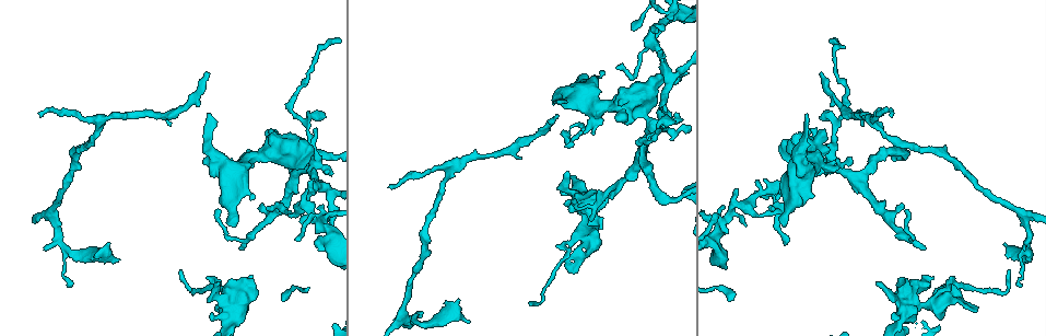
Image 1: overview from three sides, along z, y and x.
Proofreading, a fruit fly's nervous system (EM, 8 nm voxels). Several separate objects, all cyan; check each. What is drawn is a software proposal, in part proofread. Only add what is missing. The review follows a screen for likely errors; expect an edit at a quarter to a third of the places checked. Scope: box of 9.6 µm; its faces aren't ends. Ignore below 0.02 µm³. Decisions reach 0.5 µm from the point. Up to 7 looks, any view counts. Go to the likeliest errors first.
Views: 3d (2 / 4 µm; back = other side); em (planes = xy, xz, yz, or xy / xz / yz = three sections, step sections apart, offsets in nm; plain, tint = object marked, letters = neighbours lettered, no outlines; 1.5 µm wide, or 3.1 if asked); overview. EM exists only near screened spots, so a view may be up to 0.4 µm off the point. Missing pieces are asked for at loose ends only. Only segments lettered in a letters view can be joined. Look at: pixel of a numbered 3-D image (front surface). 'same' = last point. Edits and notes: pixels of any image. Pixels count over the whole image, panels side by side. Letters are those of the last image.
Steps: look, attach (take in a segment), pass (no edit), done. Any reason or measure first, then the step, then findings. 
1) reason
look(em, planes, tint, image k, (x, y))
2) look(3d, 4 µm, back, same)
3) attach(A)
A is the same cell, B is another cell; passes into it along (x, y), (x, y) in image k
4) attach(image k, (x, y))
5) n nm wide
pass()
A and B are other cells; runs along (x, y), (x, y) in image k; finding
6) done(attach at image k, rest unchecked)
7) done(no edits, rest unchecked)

thin end
look(3d, 2 µm, image 1, (569, 202))

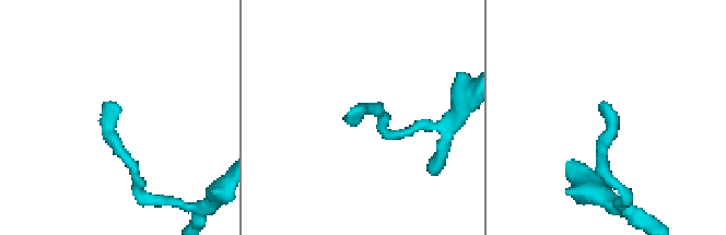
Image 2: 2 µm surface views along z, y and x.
shape alone is not enough
look(em, planes, letters, image 2, (604, 107))

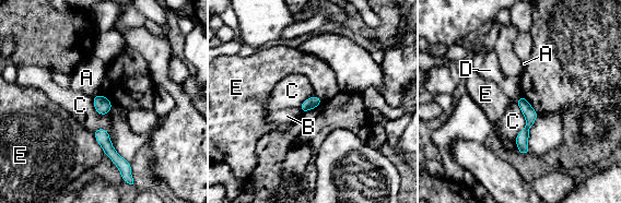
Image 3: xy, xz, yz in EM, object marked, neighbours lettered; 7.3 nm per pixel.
C touches over 280 nm
pass()
A, B, C, D and E are other cells; border along (515, 102), (525, 126), (514, 140) in image 3; none of them fits

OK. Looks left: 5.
free end
look(3d, 4 µm, image 1, (229, 223))

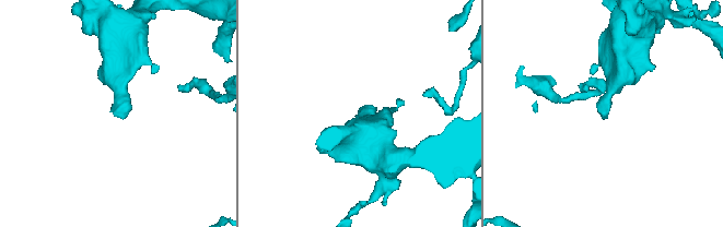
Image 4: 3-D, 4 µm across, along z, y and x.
now the EM
look(em, planes, letters, image 4, (358, 112))

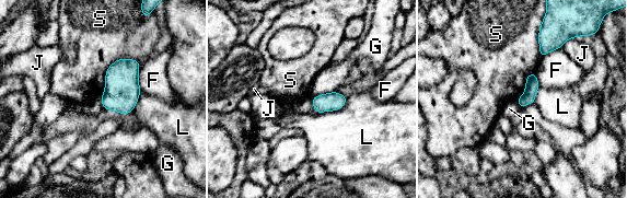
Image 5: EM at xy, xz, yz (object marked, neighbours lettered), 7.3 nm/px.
S touches over 400 nm
pass()
F, G, J, L and S are other cells; border along (139, 61), (117, 58), (99, 98) in image 5; none of them fits

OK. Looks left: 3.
end of a long branch
look(em, xz, step 4, tint, image 1, (820, 74))

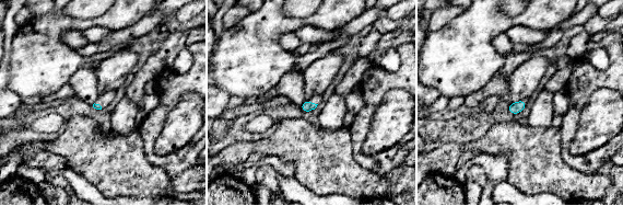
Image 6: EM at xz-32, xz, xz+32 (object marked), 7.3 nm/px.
another direction
look(em, planes, letters, same)

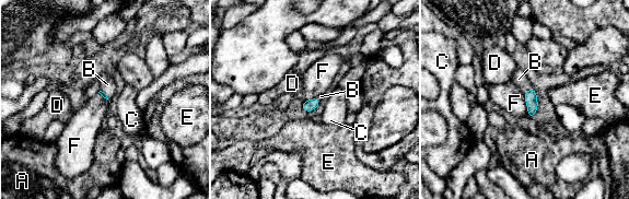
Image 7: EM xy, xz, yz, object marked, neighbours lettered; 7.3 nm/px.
attach(B)
B is the same cell, A, C, D, E and F are other cells; passes into it along (531, 96), (528, 90), (519, 79) in image 7; the cell continues

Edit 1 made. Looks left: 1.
done(attach at image 7, rest unchecked)

